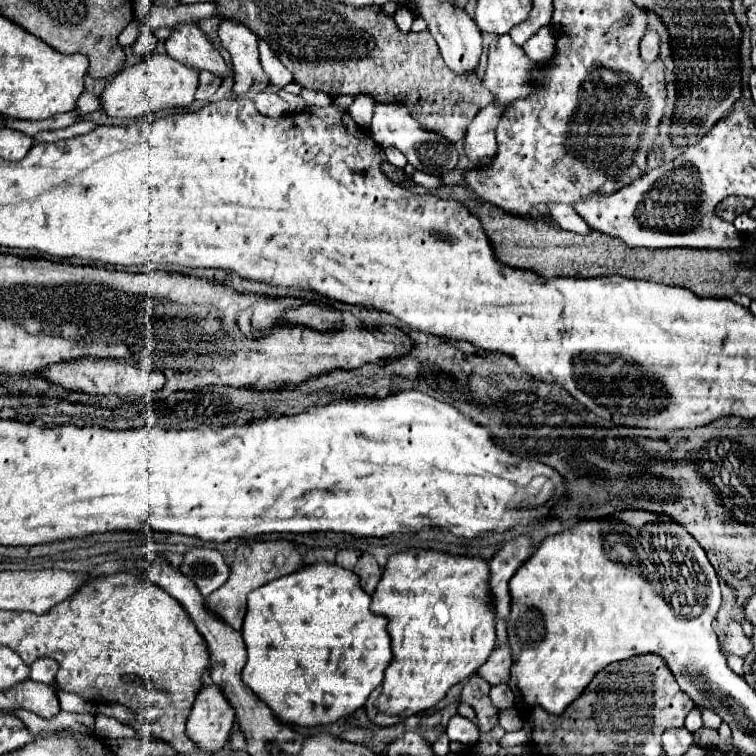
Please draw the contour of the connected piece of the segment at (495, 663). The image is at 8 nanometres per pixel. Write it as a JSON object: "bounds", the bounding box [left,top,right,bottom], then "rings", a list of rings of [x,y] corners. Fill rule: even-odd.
{"bounds":[477,644,511,686],"rings":[[[509,644],[493,650],[489,660],[483,664],[483,668],[477,672],[483,676],[491,686],[509,682],[509,668],[511,668],[511,650]]]}

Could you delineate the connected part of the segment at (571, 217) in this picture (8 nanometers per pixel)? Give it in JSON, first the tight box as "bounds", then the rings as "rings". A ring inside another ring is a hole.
{"bounds":[545,204,591,234],"rings":[[[545,204],[549,210],[549,216],[559,224],[559,228],[563,230],[571,230],[575,234],[591,234],[591,228],[585,224],[583,218],[577,216],[577,212],[573,210],[573,206],[569,204]]]}

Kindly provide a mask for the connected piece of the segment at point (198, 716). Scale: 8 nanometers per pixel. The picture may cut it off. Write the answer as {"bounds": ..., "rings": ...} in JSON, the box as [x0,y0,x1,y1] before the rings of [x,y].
{"bounds":[187,684,235,752],"rings":[[[207,684],[199,690],[193,702],[187,718],[187,736],[199,746],[201,752],[217,752],[225,748],[233,722],[235,712],[221,694],[221,688]]]}

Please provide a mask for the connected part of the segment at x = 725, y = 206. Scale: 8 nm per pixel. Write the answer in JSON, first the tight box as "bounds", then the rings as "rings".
{"bounds":[717,196,745,222],"rings":[[[729,196],[727,200],[723,200],[719,206],[717,206],[717,216],[721,216],[725,222],[733,222],[737,214],[741,214],[745,208],[743,208],[743,200],[739,196]]]}

